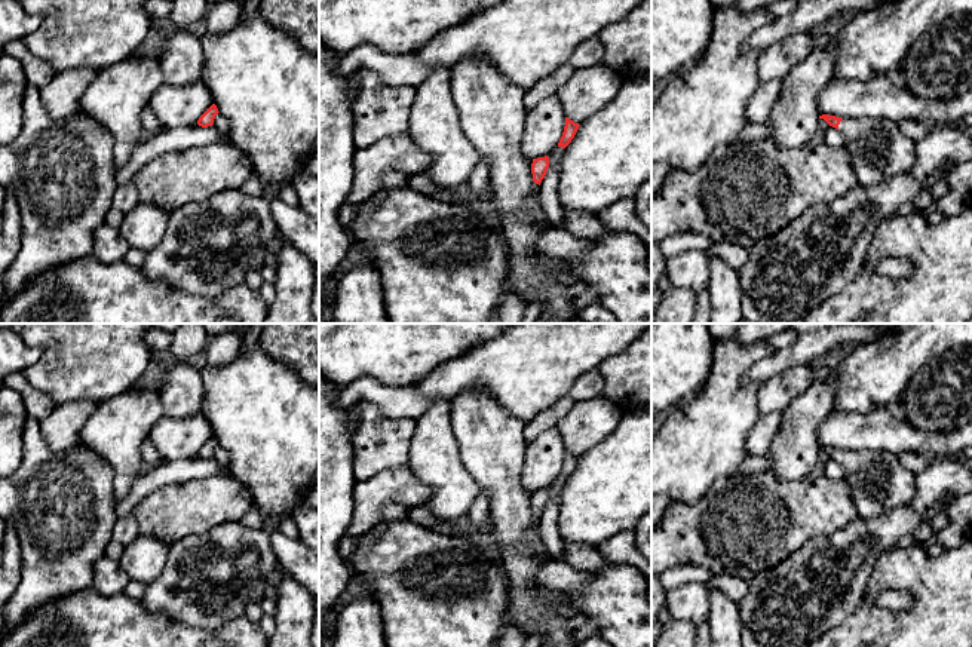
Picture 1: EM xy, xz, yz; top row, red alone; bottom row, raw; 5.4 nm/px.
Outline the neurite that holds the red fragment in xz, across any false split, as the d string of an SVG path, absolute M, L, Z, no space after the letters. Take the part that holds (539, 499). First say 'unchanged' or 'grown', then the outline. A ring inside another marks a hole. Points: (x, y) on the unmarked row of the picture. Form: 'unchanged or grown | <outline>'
unchanged | M548 488L533 491L531 506L533 506L533 513L536 516L540 518L542 512L545 510L546 505L548 505L548 500L549 500L549 490Z

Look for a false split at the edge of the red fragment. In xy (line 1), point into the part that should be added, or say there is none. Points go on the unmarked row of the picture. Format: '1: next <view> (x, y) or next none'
1: next none

